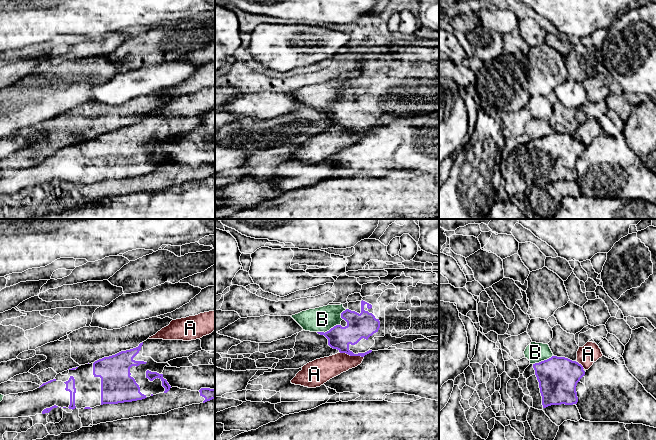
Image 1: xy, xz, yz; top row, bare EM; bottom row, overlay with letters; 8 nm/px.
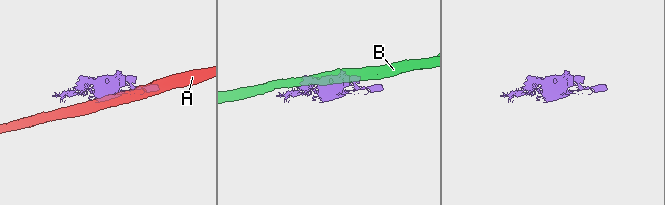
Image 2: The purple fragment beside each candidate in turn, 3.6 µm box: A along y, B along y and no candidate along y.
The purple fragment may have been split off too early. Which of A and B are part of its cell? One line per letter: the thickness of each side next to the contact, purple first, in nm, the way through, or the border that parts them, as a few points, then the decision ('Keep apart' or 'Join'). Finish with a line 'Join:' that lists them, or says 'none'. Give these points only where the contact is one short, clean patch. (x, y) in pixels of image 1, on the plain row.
A: Thickness 200 nm (purple) against 190 nm. Keep apart
B: Thickness 200 nm (purple) against 200 nm. Keep apart
Join: none

